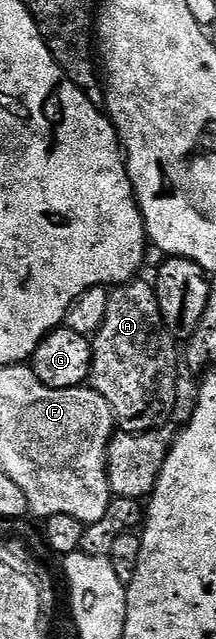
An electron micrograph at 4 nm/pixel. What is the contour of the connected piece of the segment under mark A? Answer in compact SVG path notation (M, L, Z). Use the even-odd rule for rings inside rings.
M132 281L116 286L111 291L111 300L109 301L109 309L105 309L105 321L100 325L98 331L95 332L91 339L91 374L89 376L90 386L95 388L97 393L101 393L101 397L105 397L105 401L109 403L115 414L118 426L125 431L132 431L134 435L139 435L142 431L152 431L158 427L168 426L172 422L171 414L175 411L175 402L179 399L179 359L181 363L181 351L177 346L177 340L171 334L171 330L165 325L161 309L157 305L157 297L155 296L155 288L150 282L139 283L140 281Z

